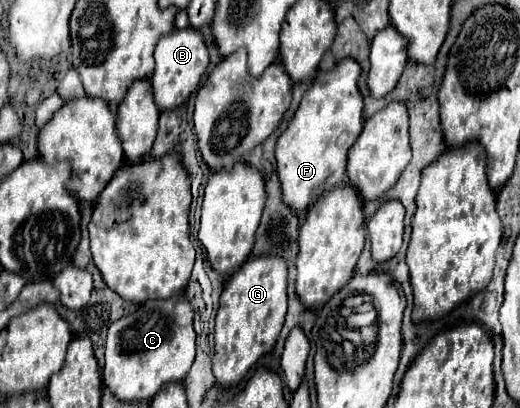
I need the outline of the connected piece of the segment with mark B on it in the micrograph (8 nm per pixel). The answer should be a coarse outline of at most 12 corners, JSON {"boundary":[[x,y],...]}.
{"boundary":[[193,27],[161,35],[151,75],[157,107],[185,103],[209,65]]}

